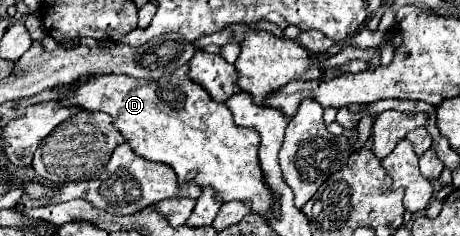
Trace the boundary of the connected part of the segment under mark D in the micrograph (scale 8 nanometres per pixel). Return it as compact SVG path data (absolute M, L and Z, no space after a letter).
M184 66L176 70L176 74L156 82L132 76L100 74L78 84L76 94L72 98L62 98L60 104L76 104L84 110L108 112L132 150L150 162L172 166L180 184L186 184L186 176L196 172L194 182L198 186L214 188L216 200L248 200L254 214L262 218L266 218L266 214L274 214L280 218L278 196L266 184L260 168L260 134L252 128L236 126L230 110L212 100L202 86L186 78L186 72L188 70Z

